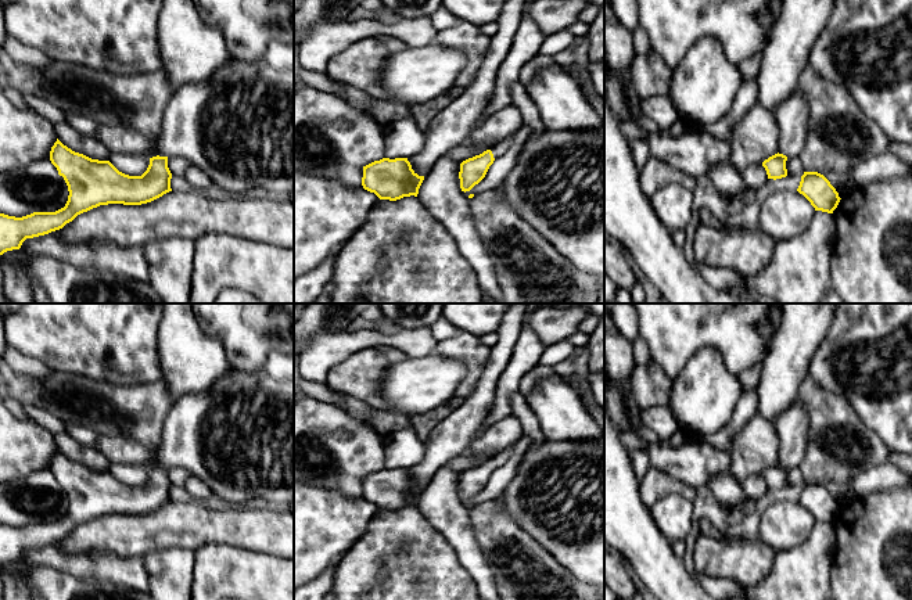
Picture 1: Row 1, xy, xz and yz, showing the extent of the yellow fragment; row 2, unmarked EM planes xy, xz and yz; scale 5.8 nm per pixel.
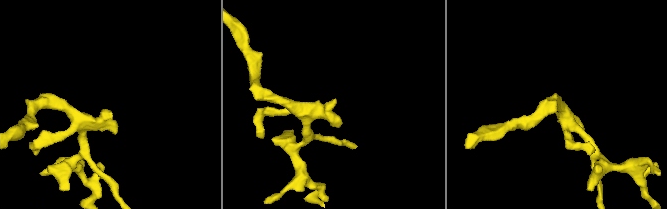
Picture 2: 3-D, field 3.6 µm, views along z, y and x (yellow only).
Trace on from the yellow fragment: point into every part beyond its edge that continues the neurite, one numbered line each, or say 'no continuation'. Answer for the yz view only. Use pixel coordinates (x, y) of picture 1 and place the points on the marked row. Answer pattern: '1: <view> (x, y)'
1: yz (792, 114)

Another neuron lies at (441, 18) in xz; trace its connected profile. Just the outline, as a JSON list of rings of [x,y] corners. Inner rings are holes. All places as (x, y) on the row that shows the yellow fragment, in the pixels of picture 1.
[[[444,6],[431,15],[432,25],[437,30],[450,28],[459,22],[459,18],[449,12]]]

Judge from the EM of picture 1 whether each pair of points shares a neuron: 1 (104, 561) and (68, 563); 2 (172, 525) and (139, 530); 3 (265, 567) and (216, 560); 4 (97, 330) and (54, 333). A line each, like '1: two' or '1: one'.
1: one
2: one
3: one
4: one

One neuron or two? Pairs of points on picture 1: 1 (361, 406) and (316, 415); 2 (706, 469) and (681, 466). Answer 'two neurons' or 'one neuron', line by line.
1: two neurons
2: one neuron

